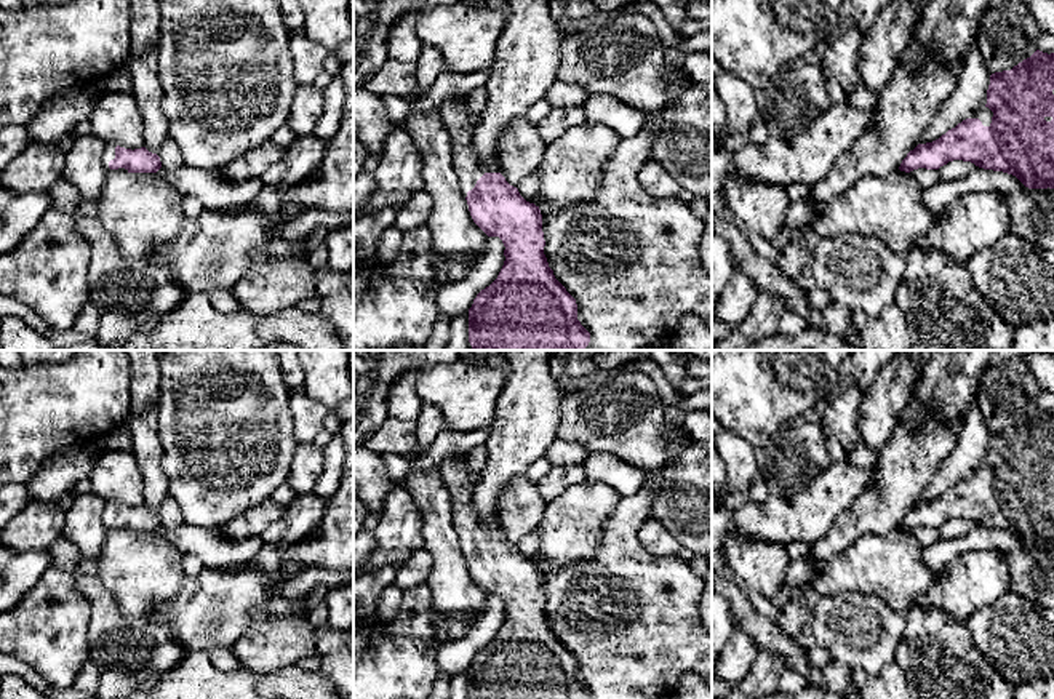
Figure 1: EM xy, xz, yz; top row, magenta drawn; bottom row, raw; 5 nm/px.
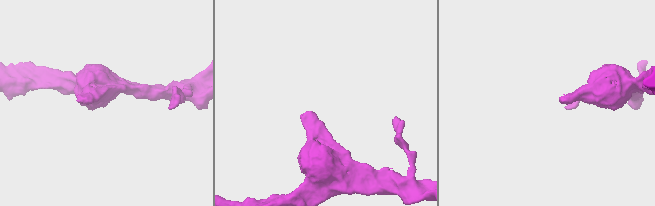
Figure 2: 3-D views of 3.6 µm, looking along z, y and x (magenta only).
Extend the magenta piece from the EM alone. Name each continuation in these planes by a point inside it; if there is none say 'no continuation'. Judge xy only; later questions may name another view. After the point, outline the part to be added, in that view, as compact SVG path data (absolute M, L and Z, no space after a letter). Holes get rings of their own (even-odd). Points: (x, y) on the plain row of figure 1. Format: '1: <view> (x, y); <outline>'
1: xy (109, 511); M107 502L104 510L102 510L102 523L106 525L107 531L112 531L112 529L126 529L125 526L118 526L118 528L110 528L109 526L109 520L115 517L115 505L114 502Z

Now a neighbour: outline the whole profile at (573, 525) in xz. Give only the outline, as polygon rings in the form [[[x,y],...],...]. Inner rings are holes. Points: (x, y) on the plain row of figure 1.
[[[601,481],[569,486],[547,502],[539,523],[539,566],[569,566],[589,561],[605,536],[605,525],[621,494]]]

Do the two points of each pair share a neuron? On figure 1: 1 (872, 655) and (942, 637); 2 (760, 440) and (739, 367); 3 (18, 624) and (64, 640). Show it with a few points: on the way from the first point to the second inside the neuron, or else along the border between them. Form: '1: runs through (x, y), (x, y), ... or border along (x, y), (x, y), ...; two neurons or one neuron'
1: border along (907, 615), (907, 624), (893, 659); two neurons
2: runs through (758, 423), (755, 384); one neuron
3: runs through (31, 631), (55, 631); one neuron

